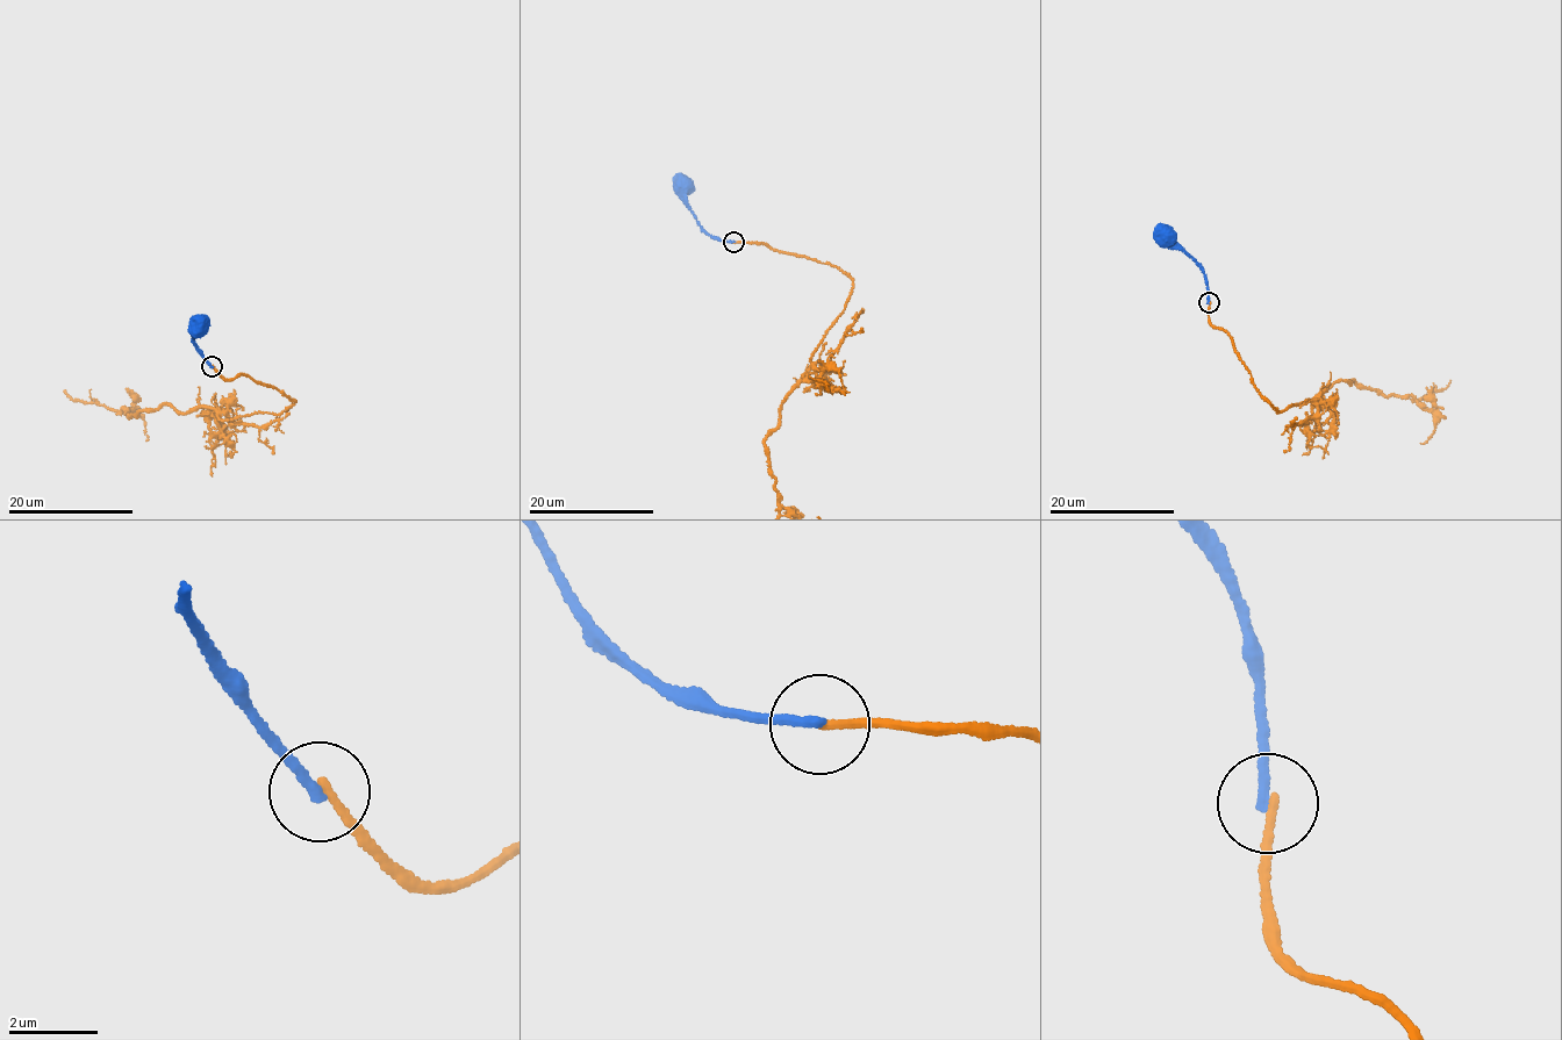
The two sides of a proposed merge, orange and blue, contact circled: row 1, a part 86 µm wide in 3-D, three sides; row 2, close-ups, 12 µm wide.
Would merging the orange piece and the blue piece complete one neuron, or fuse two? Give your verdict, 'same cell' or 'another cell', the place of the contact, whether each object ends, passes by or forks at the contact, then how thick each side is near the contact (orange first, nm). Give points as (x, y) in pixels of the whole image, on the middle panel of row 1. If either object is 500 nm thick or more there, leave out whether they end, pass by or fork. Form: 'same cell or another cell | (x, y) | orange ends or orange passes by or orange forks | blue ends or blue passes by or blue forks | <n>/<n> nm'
another cell | (733, 242) | orange ends | blue ends | 190/240 nm

